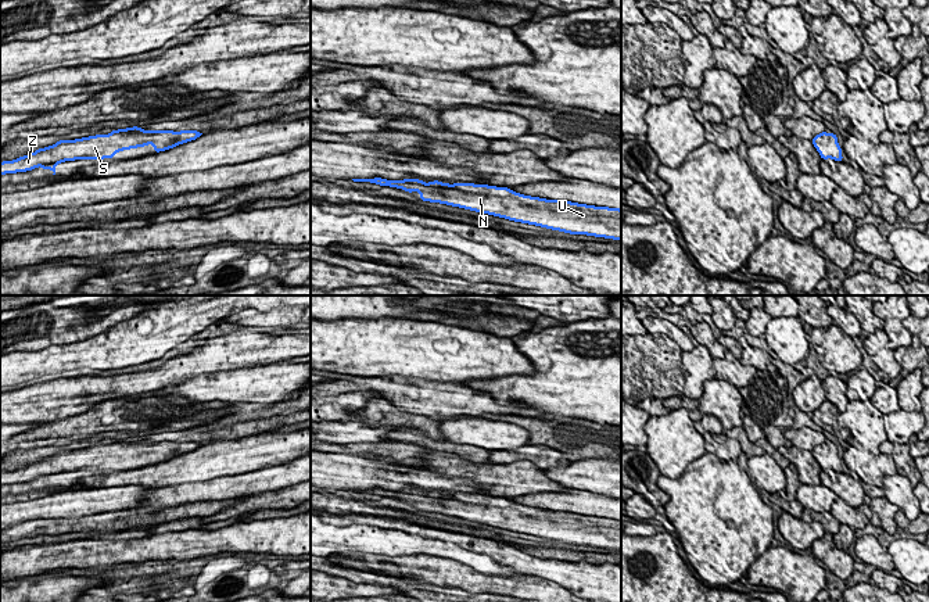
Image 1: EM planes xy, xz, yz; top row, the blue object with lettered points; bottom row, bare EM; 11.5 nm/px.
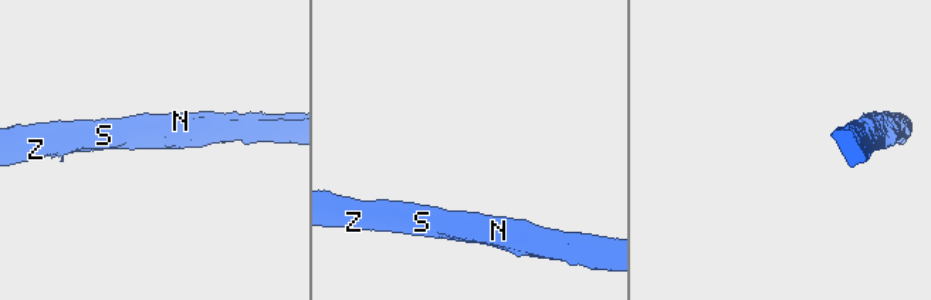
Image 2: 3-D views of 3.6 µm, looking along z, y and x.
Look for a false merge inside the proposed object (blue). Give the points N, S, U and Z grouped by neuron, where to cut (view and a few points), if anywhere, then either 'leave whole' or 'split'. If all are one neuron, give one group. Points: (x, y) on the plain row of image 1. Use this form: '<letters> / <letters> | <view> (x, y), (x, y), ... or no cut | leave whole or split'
N S U Z | no cut | leave whole

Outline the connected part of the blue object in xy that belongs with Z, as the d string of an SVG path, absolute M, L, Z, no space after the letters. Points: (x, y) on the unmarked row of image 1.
M133 437L112 441L110 445L60 451L50 458L39 459L14 472L0 473L0 485L26 483L37 477L42 477L44 481L51 480L53 485L55 485L55 477L64 472L114 469L118 462L144 458L147 455L153 455L154 462L159 463L196 451L201 445L197 441L143 441Z

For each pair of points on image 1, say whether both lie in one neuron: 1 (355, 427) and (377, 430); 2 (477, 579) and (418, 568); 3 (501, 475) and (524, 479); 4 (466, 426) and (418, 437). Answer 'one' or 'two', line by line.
1: one
2: one
3: one
4: two

